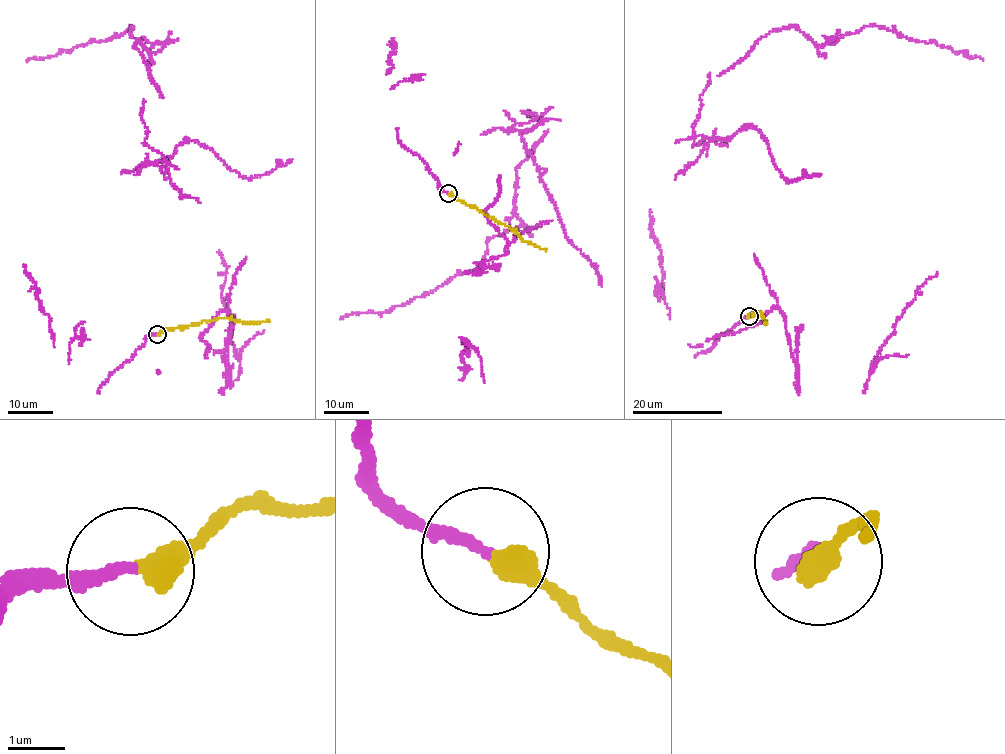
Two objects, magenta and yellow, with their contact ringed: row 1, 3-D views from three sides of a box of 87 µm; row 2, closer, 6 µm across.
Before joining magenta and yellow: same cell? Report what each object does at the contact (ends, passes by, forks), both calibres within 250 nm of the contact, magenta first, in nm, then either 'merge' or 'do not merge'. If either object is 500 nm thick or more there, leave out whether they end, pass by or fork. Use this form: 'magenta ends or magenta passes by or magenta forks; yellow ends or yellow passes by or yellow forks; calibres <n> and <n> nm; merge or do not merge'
magenta ends; yellow ends; calibres 200 and 460 nm; do not merge

